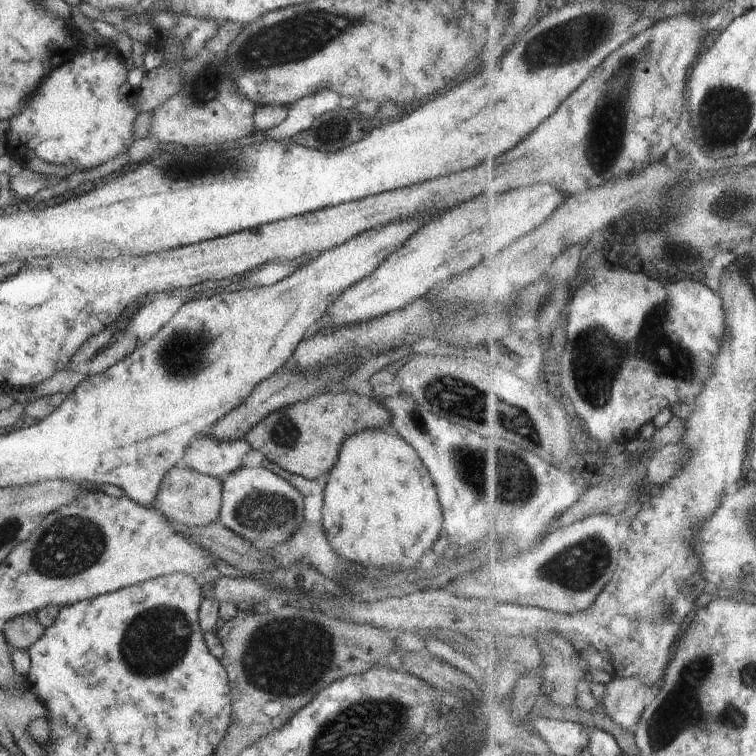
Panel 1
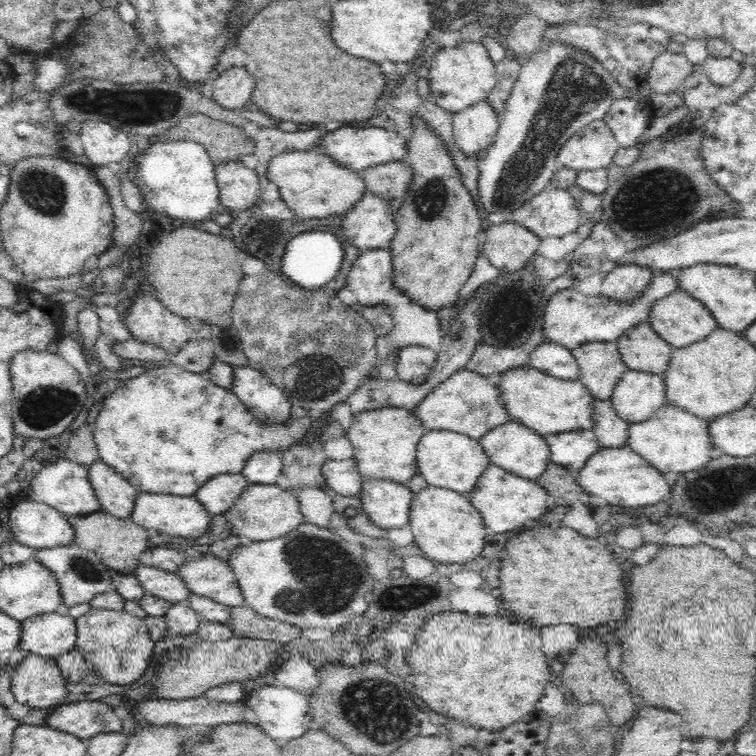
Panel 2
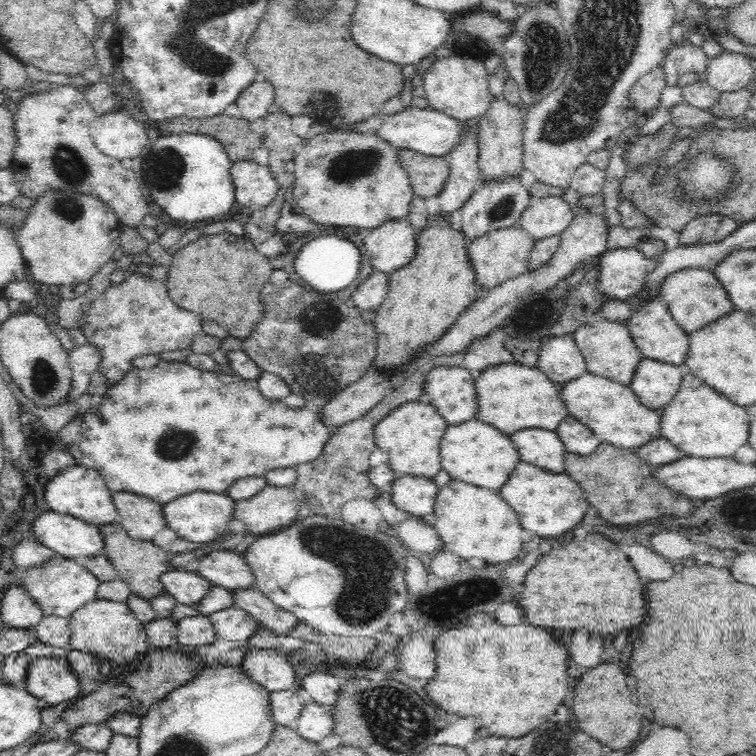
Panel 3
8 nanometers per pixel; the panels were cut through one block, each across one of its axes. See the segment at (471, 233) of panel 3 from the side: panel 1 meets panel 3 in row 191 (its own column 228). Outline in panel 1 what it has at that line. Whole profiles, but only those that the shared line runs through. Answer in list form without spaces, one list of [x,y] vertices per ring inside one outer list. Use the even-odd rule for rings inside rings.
[[[242,465],[230,474],[224,475],[221,481],[222,498],[217,522],[234,534],[253,544],[270,547],[286,542],[300,528],[304,520],[302,494],[267,467]]]

